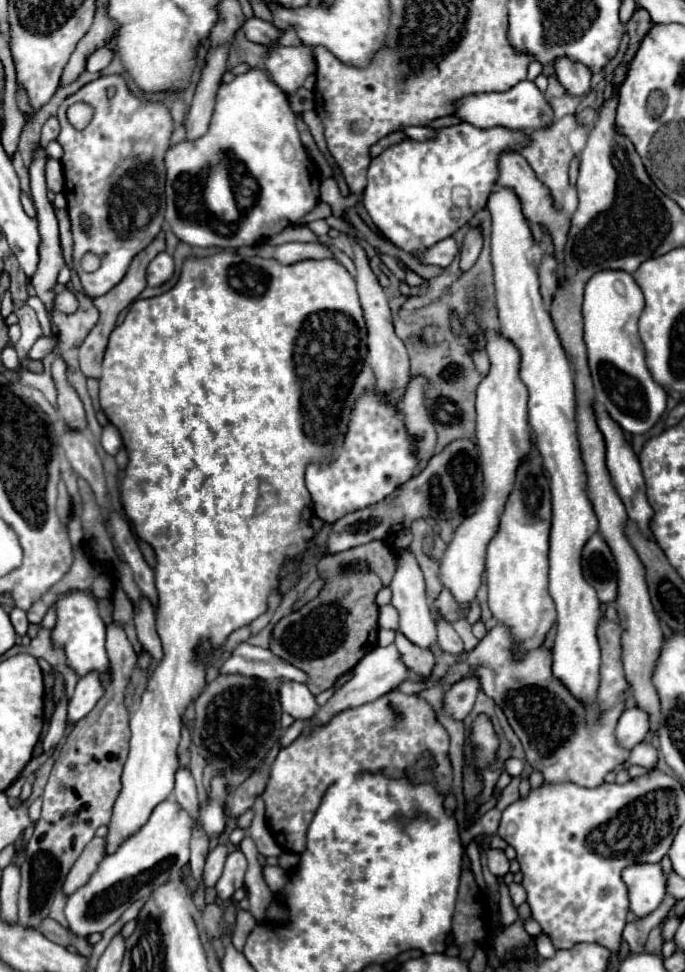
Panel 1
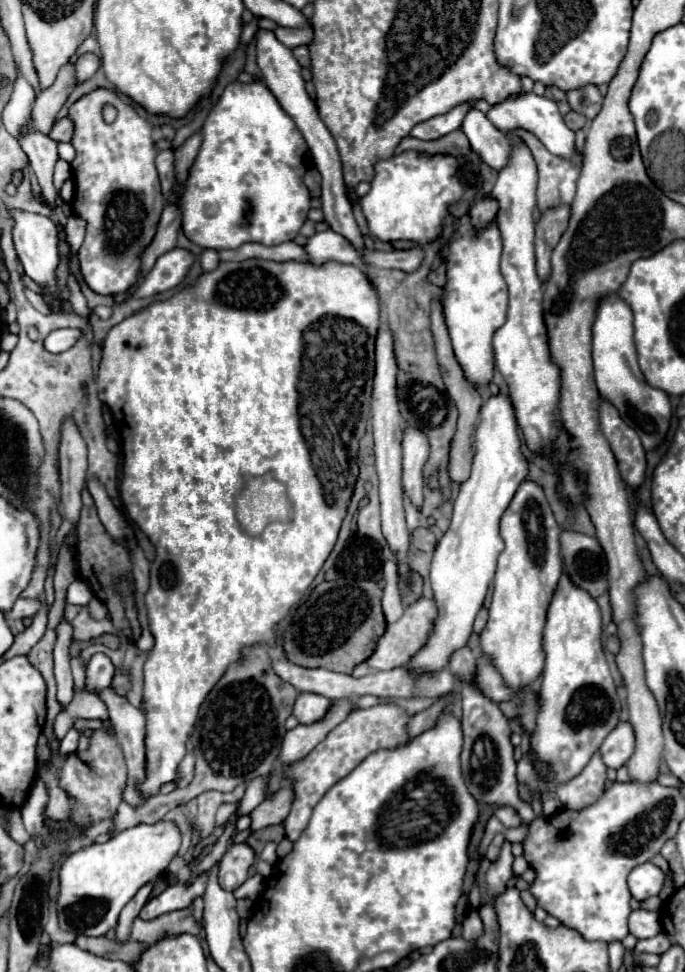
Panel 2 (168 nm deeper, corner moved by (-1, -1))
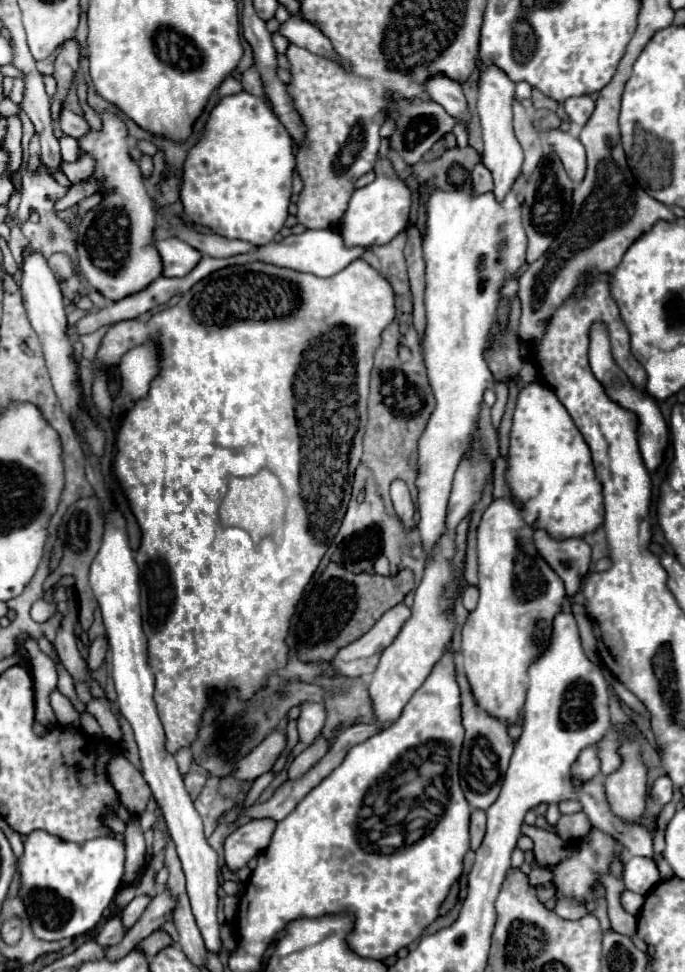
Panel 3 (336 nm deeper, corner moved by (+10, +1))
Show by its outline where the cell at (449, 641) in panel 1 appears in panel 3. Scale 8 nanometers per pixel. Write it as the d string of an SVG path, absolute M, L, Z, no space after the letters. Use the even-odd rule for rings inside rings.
M459 669L459 687L461 687L461 695L463 695L463 727L465 727L465 745L461 751L461 763L459 763L459 775L461 775L461 789L469 801L471 807L475 809L487 809L499 795L503 779L505 779L505 771L509 767L509 759L513 755L513 747L515 741L507 735L507 727L485 715L485 711L481 711L475 701L473 695L469 691L469 683L465 679L465 675Z

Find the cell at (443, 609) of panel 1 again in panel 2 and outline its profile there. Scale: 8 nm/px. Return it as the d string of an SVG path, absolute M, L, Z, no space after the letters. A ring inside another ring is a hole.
M420 597L416 603L412 603L410 607L404 609L404 615L386 627L386 633L380 637L376 651L372 653L372 657L366 661L368 667L378 669L378 671L388 671L394 667L404 667L410 663L410 659L428 643L432 629L434 629L434 621L438 617L438 607L434 599L424 599Z

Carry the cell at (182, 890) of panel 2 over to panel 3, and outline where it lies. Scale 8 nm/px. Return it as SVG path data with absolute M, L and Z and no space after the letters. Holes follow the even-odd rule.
M137 895L137 897L123 909L121 921L123 921L123 927L125 927L125 929L131 929L131 927L137 923L137 919L141 917L141 913L143 913L145 907L149 905L149 901L151 901L151 897L147 897L147 895Z

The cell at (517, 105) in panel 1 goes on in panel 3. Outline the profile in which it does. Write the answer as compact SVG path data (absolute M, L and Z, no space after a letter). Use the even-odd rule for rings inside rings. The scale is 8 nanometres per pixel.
M559 129L539 131L539 135L543 135L547 139L547 143L553 147L553 151L557 151L557 155L563 161L563 167L565 167L567 175L575 183L581 183L583 177L585 177L585 169L587 169L585 147L581 145L581 141L575 139L575 137L571 137L569 133L559 131Z

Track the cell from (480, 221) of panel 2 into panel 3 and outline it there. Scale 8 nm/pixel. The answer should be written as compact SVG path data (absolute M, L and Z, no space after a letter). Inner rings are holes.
M479 161L471 173L471 179L473 179L473 185L475 185L475 191L477 193L485 193L485 191L491 191L493 189L493 175L491 171L483 165L483 161Z

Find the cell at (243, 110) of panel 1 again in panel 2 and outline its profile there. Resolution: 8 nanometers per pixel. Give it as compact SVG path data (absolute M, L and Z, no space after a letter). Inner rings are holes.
M234 81L234 83L228 83L226 89L224 89L224 93L220 95L218 103L214 105L214 109L210 111L208 117L212 117L212 119L206 119L206 121L204 121L204 129L201 129L204 141L202 141L194 165L192 165L190 171L188 171L188 179L184 181L184 199L168 199L168 197L172 195L174 185L176 185L174 151L172 151L172 149L160 151L158 157L156 157L156 167L158 167L158 173L160 173L162 193L164 193L164 197L166 197L168 203L176 201L176 203L180 205L180 209L182 209L182 231L184 231L184 235L186 235L192 243L200 245L202 249L216 249L216 251L222 251L222 249L236 249L236 247L240 247L240 245L244 245L244 243L278 245L278 243L284 243L284 241L292 241L292 239L298 235L298 231L300 231L300 227L302 227L302 223L306 221L308 211L310 211L310 193L308 193L308 187L304 185L304 173L306 173L304 153L306 153L308 147L306 147L306 141L304 141L302 133L298 131L298 127L296 127L296 131L294 131L294 121L292 121L292 117L280 107L280 103L276 101L276 97L270 93L270 89L268 89L262 81L252 81L252 83Z

